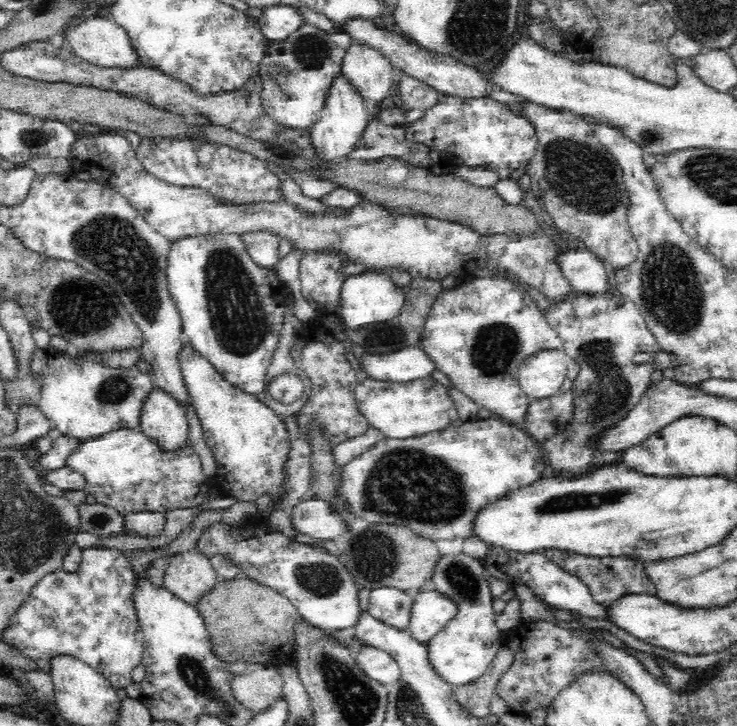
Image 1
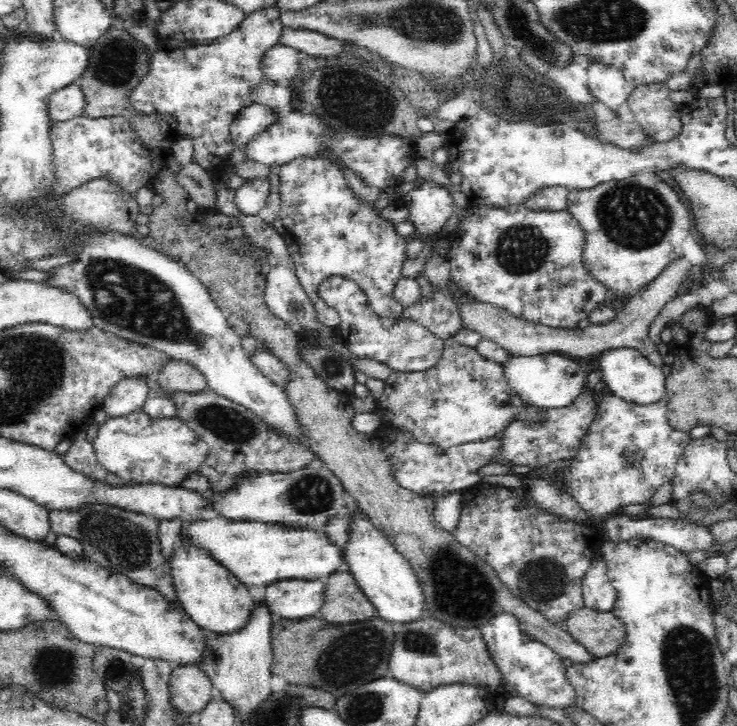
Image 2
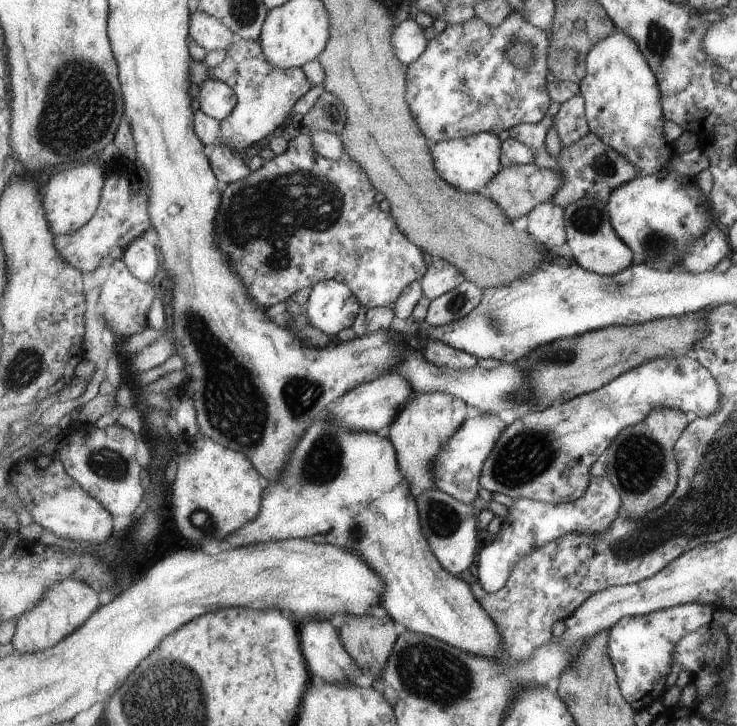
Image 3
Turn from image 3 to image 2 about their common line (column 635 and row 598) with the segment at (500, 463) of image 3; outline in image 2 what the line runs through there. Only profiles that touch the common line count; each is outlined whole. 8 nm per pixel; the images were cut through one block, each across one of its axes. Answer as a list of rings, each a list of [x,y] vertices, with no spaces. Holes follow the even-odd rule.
[[[358,507],[353,510],[350,538],[344,544],[345,569],[353,572],[358,586],[376,607],[378,616],[390,622],[414,622],[425,616],[425,596],[420,581],[401,552],[384,536]]]

